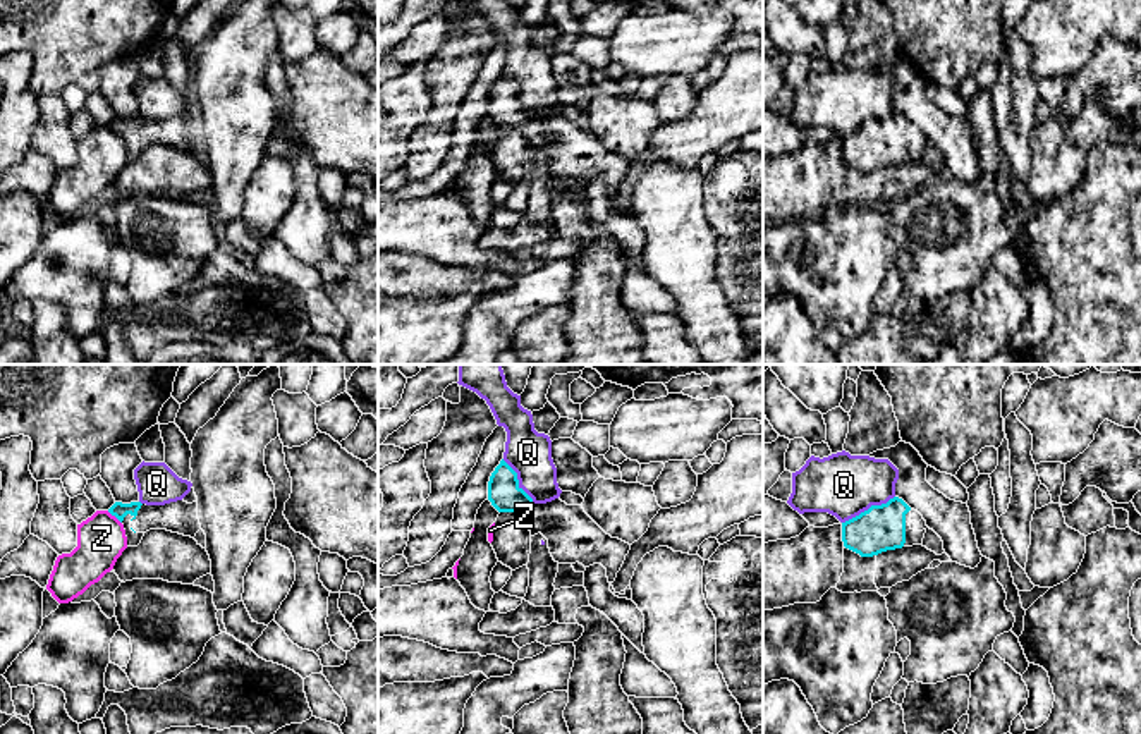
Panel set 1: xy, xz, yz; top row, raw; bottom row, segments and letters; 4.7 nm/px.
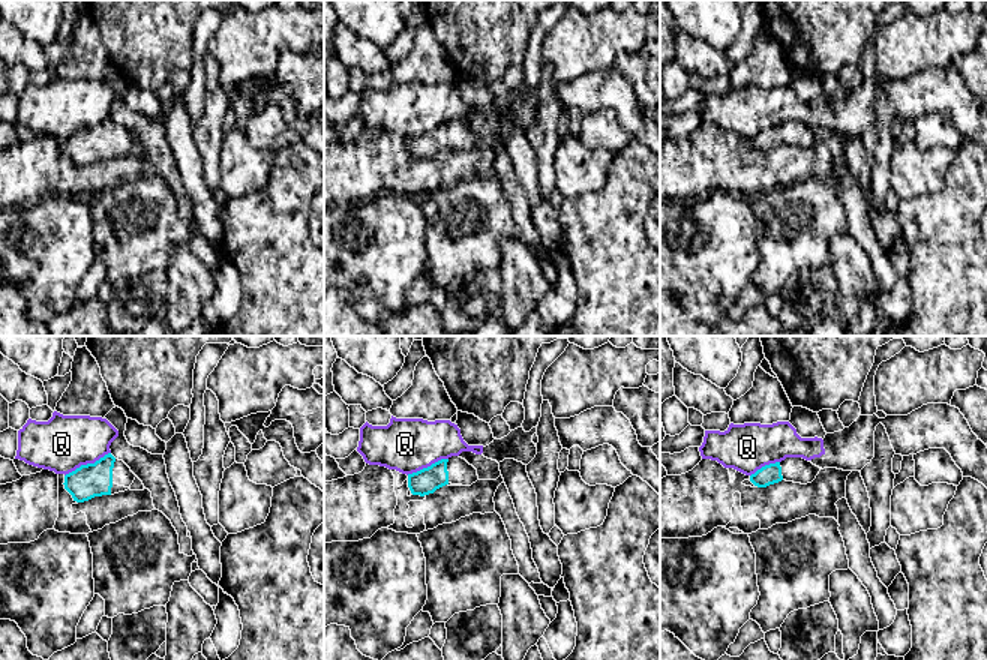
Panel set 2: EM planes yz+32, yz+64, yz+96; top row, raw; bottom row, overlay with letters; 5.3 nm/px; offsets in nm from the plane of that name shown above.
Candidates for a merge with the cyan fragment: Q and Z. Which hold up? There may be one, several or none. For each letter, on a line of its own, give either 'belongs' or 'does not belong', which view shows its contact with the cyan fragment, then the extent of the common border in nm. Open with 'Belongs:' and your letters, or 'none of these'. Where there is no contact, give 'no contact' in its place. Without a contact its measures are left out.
Belongs: none of these
Q: does not belong | yz | 280 nm
Z: does not belong | xy | 90 nm

